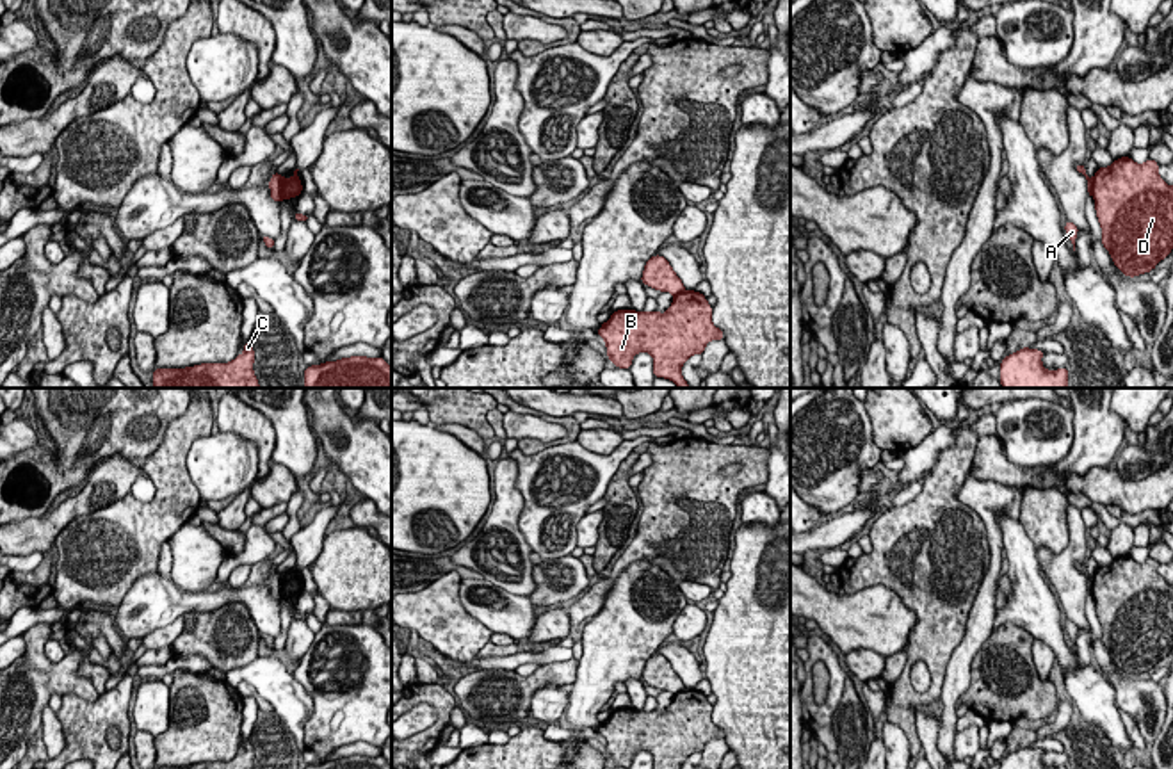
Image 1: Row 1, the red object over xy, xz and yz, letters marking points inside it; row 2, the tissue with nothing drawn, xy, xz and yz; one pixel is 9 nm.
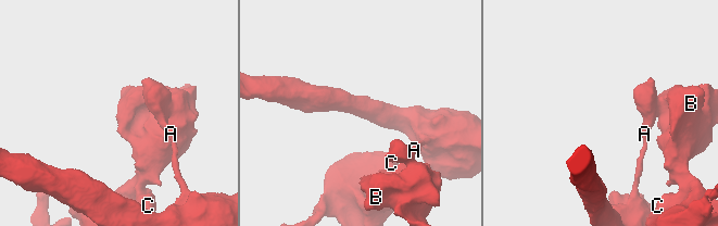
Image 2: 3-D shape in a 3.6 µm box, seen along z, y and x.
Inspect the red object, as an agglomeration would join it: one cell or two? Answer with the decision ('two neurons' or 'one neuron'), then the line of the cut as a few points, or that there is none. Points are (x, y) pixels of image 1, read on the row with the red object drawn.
two neurons | xy (282, 177), (283, 198)

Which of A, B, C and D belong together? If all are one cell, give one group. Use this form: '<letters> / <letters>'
A / B C D

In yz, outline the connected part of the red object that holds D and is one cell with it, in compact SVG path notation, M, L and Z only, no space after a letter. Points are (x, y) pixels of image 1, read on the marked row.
M1130 157L1098 167L1093 178L1095 210L1102 244L1114 265L1129 278L1150 272L1173 249L1173 187L1159 176L1159 164L1148 158L1136 164Z

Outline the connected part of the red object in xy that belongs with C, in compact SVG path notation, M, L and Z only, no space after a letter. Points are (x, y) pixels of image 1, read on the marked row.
M251 340L230 363L201 363L185 368L155 368L153 388L260 388L253 370Z

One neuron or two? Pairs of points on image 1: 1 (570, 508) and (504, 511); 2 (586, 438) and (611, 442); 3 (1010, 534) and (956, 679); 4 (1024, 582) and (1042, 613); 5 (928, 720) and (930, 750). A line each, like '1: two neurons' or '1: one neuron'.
1: two neurons
2: one neuron
3: two neurons
4: one neuron
5: one neuron

